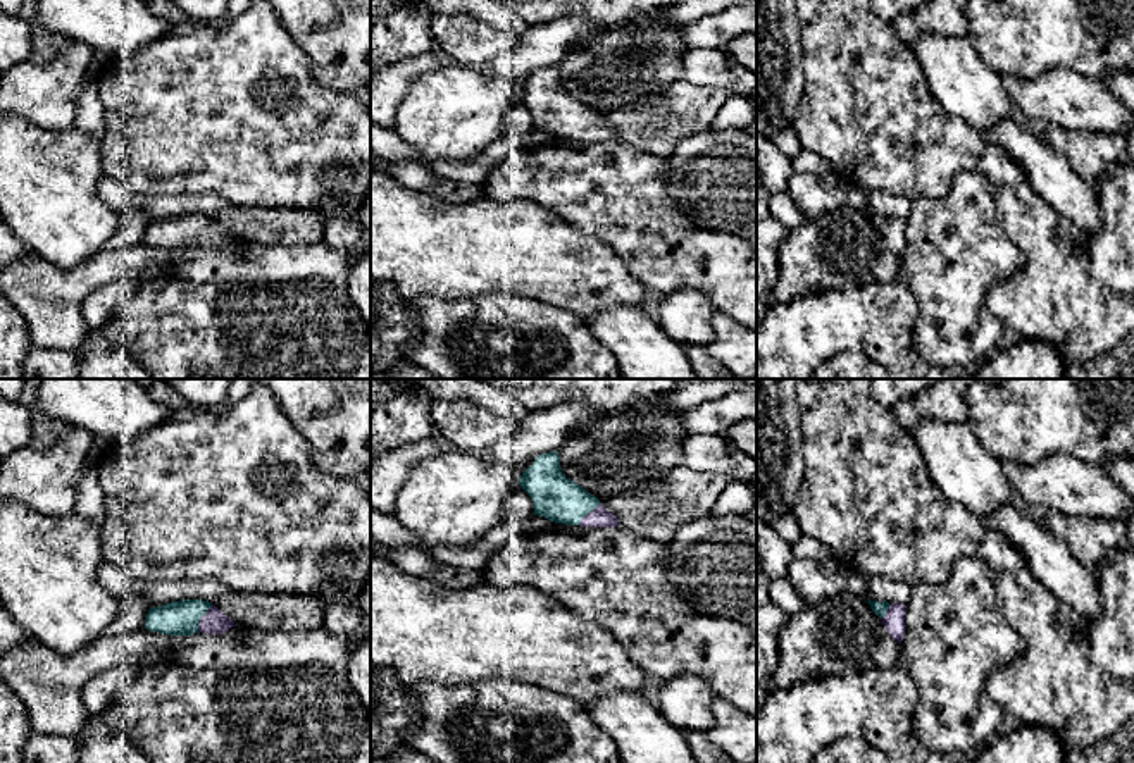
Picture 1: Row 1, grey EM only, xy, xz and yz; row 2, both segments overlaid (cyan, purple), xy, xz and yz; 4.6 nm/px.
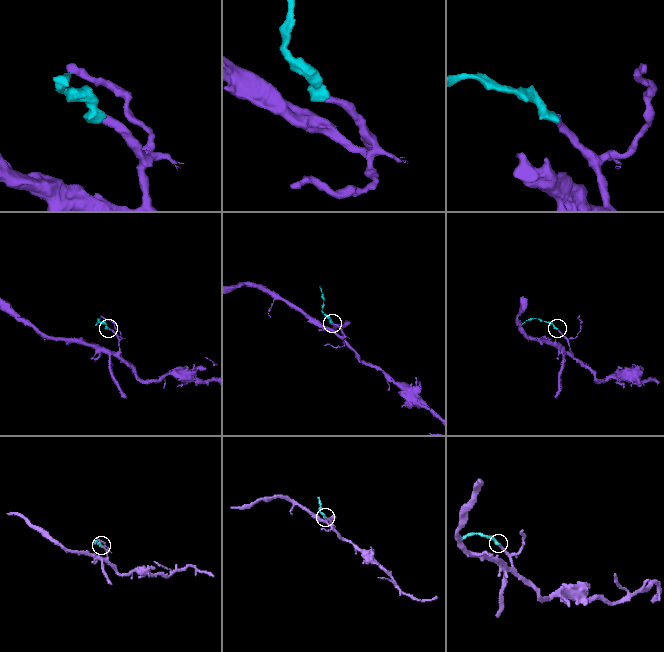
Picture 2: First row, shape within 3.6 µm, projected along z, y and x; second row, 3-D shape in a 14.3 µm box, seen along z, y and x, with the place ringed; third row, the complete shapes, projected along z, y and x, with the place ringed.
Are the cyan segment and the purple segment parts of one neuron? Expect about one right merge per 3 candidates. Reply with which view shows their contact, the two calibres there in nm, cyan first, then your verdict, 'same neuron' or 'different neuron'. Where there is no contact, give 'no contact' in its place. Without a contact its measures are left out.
xy | 160/110 nm | same neuron

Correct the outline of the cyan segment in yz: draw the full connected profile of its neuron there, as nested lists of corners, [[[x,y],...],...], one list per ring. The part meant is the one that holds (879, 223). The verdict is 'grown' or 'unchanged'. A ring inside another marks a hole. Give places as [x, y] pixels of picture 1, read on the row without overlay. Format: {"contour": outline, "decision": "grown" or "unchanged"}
{"contour": [[[867,215],[872,226],[882,234],[886,246],[898,257],[905,251],[905,219],[888,215]]], "decision": "grown"}

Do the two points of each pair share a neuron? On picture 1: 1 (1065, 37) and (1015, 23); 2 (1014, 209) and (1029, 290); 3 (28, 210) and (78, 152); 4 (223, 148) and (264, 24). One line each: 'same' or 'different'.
1: same
2: same
3: same
4: same

